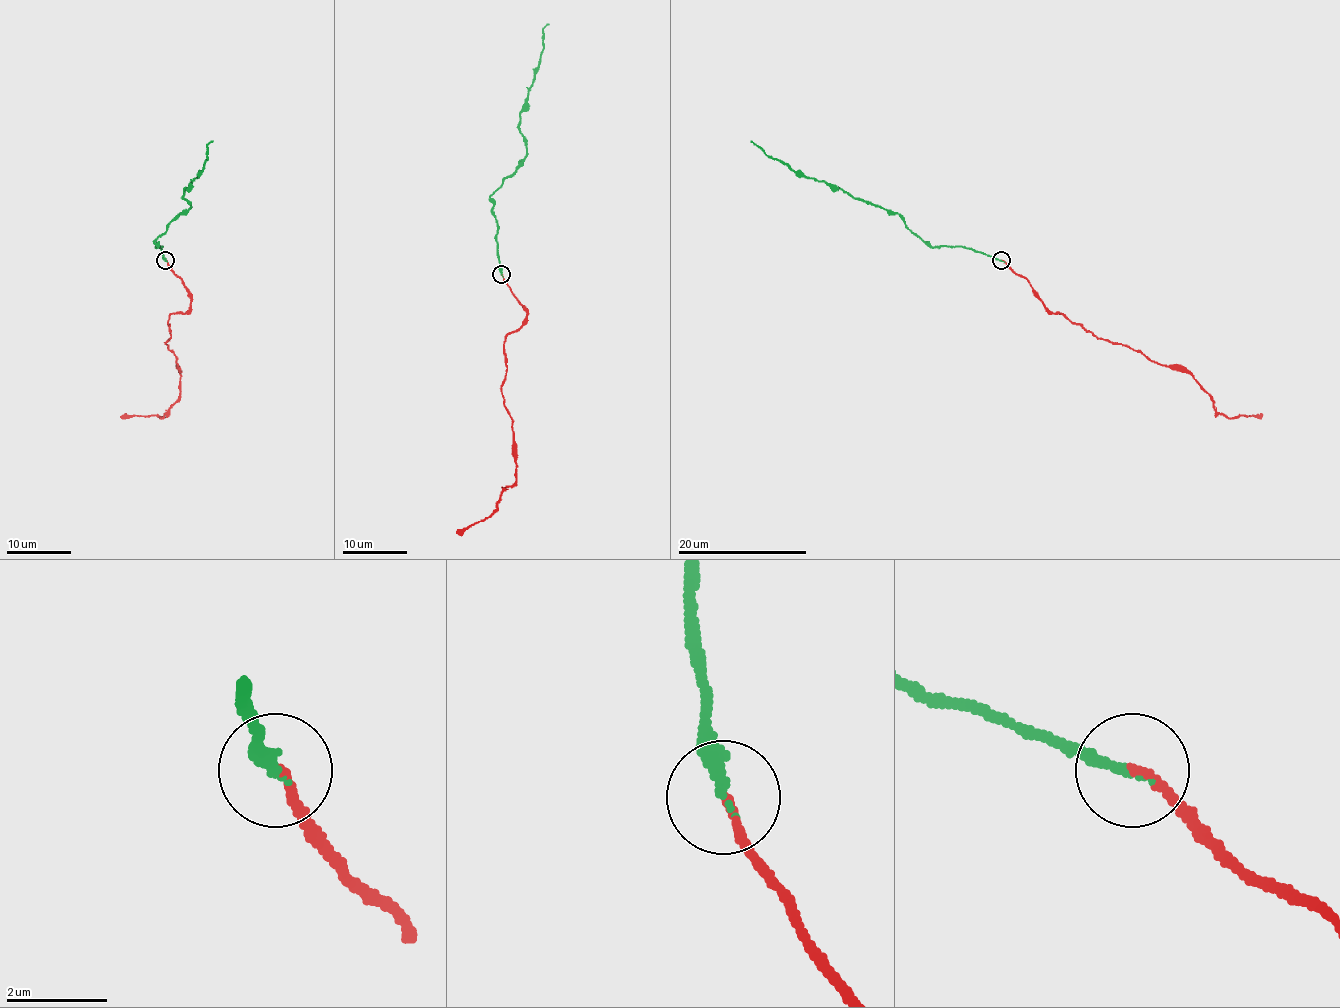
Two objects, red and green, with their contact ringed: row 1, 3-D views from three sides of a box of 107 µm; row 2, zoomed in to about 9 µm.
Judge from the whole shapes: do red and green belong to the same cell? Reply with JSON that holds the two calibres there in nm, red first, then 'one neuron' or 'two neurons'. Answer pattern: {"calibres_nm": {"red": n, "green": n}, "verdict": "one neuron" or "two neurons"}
{"calibres_nm": {"red": 170, "green": 240}, "verdict": "one neuron"}

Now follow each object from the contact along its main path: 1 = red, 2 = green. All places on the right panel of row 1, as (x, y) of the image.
1: (1002, 260), (1053, 313), (1161, 364), (1182, 366), (1219, 413), (1260, 417)
2: (1002, 260), (963, 247), (928, 245), (897, 213), (867, 204), (814, 178), (798, 176), (751, 141)

